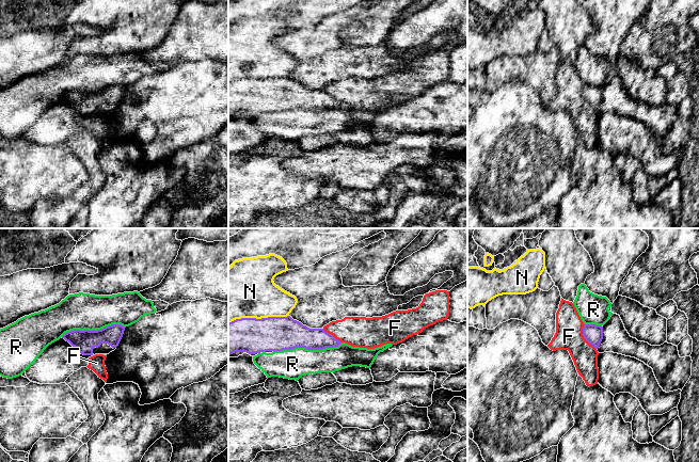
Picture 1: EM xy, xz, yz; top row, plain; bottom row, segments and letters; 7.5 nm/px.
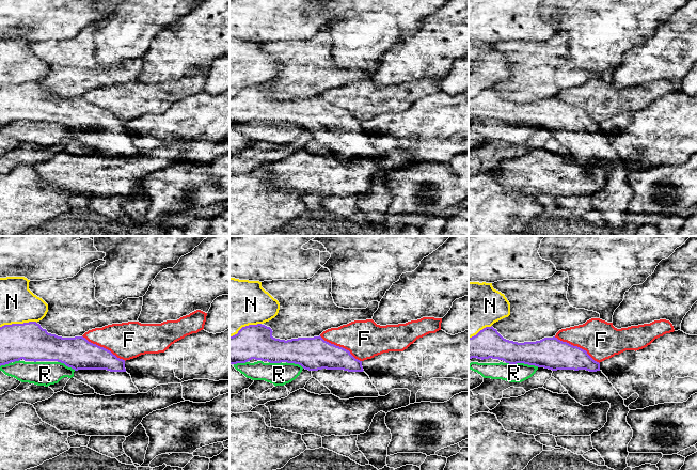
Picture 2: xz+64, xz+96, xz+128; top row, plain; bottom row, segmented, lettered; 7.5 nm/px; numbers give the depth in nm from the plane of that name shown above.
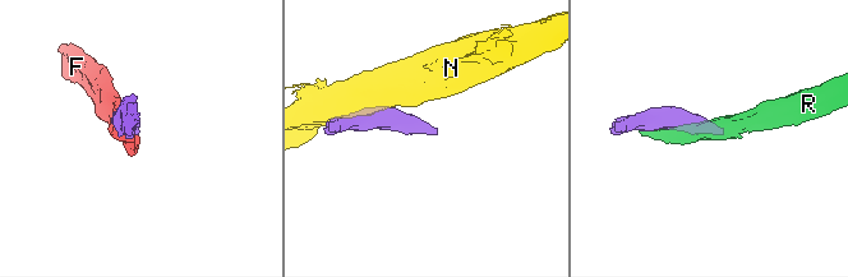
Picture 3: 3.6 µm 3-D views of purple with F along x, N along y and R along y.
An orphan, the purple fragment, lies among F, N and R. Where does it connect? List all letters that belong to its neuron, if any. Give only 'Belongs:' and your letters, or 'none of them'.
Belongs: none of them

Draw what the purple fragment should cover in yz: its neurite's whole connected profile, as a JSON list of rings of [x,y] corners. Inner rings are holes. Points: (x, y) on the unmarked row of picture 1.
[[[611,74],[604,86],[585,85],[584,99],[599,114],[614,113],[635,118],[653,130],[664,153],[683,150],[692,137],[692,118],[681,118],[678,108],[667,102],[651,107],[630,97],[619,76]]]

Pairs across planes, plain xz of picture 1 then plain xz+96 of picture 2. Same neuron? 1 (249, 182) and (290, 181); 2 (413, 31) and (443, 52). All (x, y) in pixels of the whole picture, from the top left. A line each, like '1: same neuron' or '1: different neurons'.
1: different neurons
2: same neuron

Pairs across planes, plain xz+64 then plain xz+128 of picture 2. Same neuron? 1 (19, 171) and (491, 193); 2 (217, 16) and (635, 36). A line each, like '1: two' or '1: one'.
1: one
2: two

